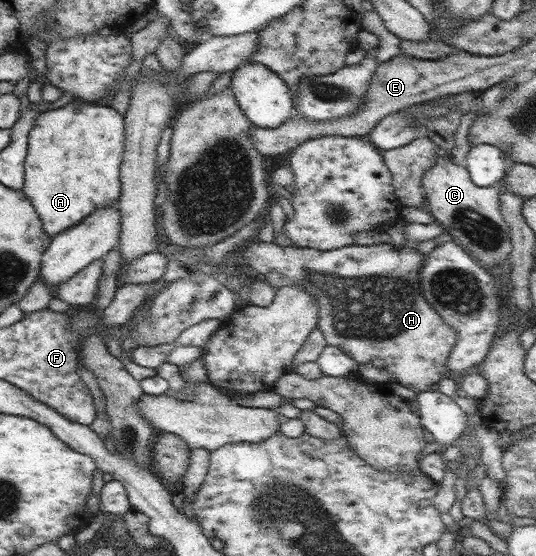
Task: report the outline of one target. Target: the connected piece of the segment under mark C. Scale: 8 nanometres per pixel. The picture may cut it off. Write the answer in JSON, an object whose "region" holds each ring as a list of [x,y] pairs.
{"region":[[[445,154],[439,155],[435,159],[431,169],[423,175],[422,184],[427,197],[426,208],[433,214],[436,221],[452,235],[454,241],[461,245],[465,251],[469,251],[473,257],[477,258],[483,267],[487,269],[500,267],[503,261],[510,257],[512,237],[509,225],[507,225],[502,216],[497,186],[482,188],[479,185],[475,185],[466,166],[453,163]]]}

